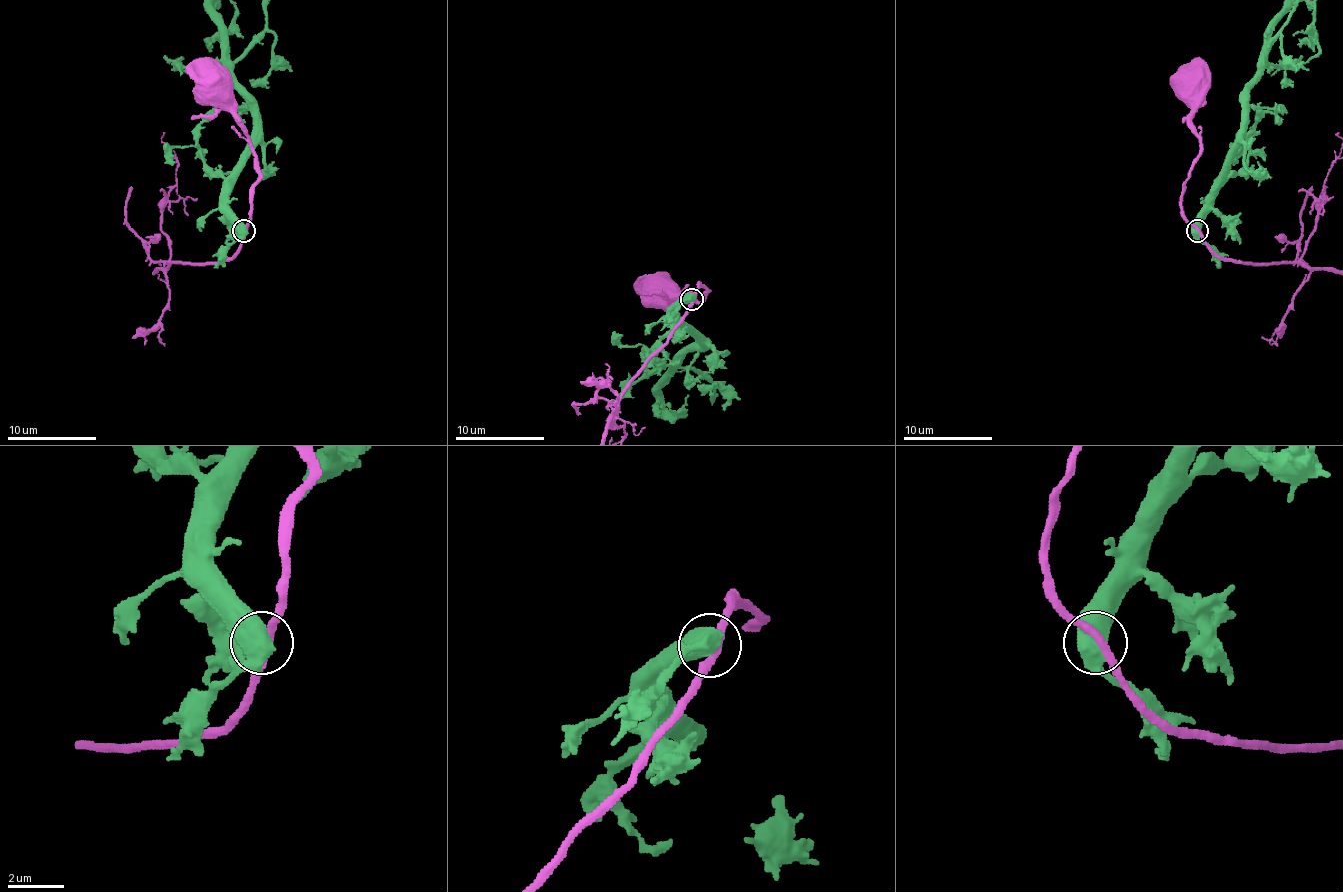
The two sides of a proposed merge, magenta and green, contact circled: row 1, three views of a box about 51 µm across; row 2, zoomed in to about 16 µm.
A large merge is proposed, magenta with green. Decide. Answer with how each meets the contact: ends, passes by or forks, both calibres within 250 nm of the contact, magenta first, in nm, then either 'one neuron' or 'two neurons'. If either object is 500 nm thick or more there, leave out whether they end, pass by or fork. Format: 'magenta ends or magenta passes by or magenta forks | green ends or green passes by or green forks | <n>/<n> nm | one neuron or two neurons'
280/600 nm | two neurons

